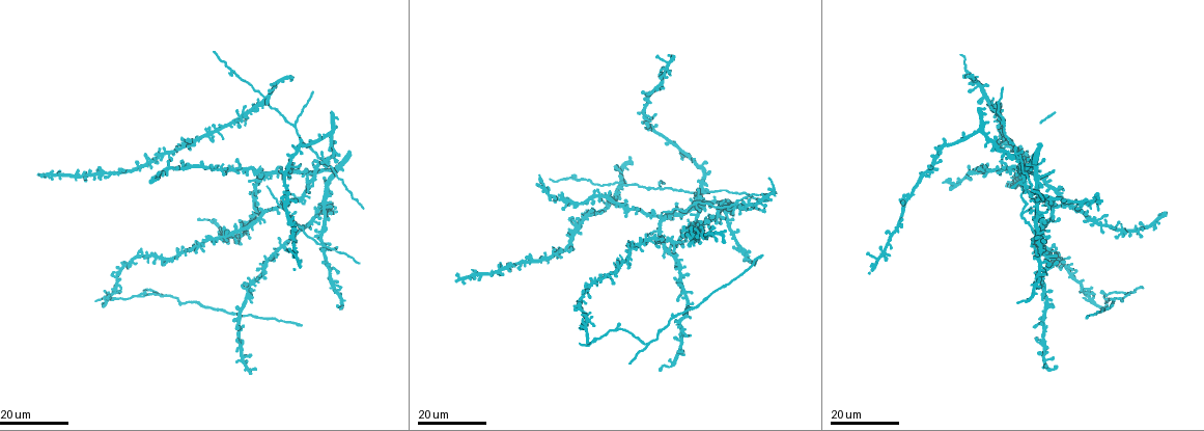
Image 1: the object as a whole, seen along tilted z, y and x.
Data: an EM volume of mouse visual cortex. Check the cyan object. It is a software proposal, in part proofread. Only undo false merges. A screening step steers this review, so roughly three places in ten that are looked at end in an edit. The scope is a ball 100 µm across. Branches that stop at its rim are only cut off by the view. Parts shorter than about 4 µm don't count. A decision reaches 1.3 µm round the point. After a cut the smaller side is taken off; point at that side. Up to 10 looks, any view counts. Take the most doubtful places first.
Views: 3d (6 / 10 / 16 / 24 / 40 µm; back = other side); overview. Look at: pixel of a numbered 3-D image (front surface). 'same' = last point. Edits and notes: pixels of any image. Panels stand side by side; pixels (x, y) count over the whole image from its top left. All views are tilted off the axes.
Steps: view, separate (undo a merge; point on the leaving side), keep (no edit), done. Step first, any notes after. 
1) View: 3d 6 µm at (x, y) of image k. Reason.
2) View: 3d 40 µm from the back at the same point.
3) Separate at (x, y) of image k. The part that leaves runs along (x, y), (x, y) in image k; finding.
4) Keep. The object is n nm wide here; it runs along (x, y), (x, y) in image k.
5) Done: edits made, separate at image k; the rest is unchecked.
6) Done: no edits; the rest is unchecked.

View: 3d 16 µm at (1098, 221) of image 1. Looks like a crossing.

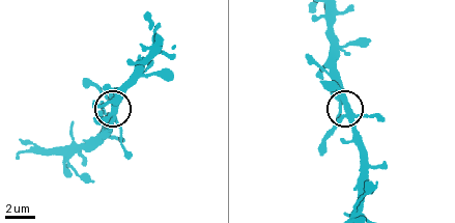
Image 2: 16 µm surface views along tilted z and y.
View: 3d 10 µm at (340, 100) of image 2.

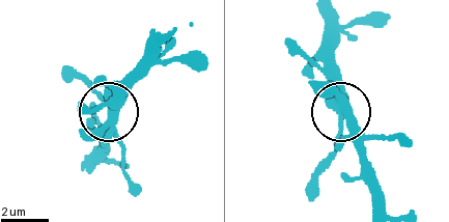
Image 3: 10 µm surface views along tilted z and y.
Keep. The object is 420 nm wide here; one cell here.

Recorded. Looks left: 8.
View: 3d 16 µm at (295, 125) of image 1. Two arms in line, one across.

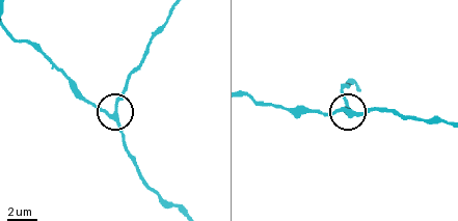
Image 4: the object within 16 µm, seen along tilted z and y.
View: 3d 10 µm at (109, 115) of image 4.

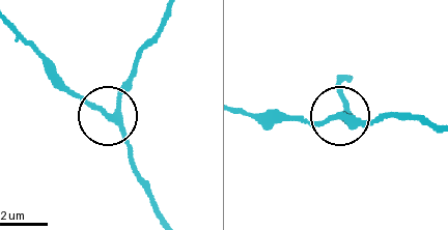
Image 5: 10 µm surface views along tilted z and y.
Keep. The object is 210 nm wide here; it runs along (161, 212), (112, 116), (119, 87), (134, 70) in image 5; one cell here.

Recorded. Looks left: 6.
View: 3d 24 µm at (646, 346) of image 1. Two arms in line, one across.

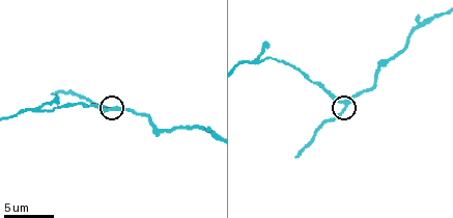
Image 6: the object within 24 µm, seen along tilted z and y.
View: 3d 10 µm at (344, 103) of image 6.

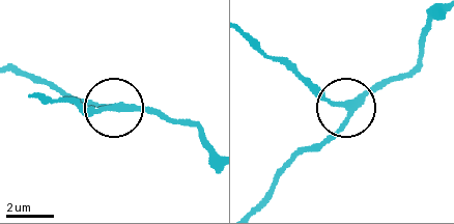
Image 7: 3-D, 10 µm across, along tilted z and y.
Keep. The side arm is 8 µm long; it runs along (247, 34), (327, 100), (346, 108), (342, 126), (315, 146) in image 7; one cell here.

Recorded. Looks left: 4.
View: 3d 16 µm at (116, 292) of image 1. Looks like a crossing.

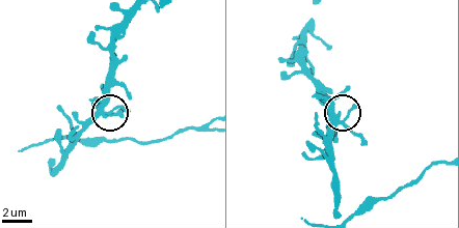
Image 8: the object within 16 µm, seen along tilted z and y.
View: 3d 10 µm at (339, 121) of image 8.

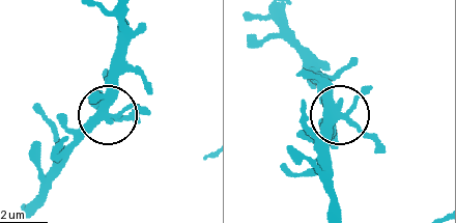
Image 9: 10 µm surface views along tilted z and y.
Keep. The object is 410 nm wide here; all the same cell.

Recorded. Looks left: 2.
View: 3d 24 µm at (659, 219) of image 1. Four arms meet.

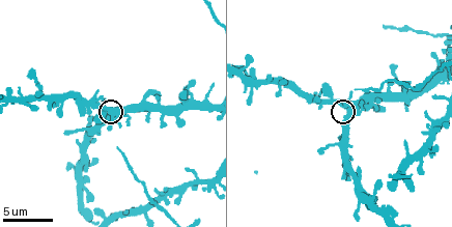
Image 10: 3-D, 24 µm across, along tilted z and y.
View: 3d 6 µm at (350, 112) of image 10.

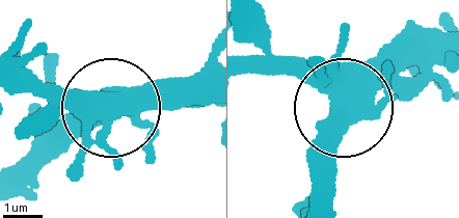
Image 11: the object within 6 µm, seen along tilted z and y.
Keep. The side arm is 48 µm long; all the same cell.

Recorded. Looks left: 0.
Done: no edits; the rest is unchecked.

